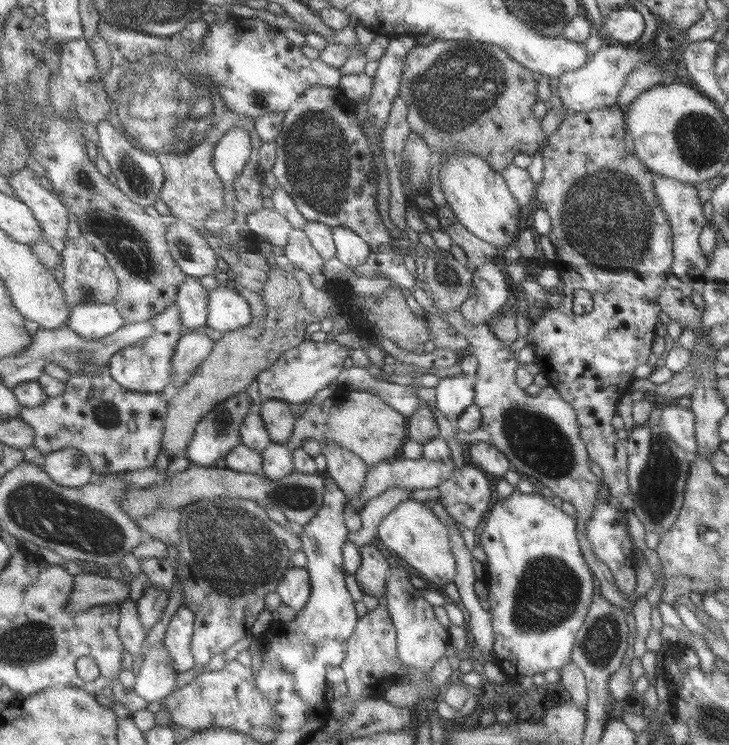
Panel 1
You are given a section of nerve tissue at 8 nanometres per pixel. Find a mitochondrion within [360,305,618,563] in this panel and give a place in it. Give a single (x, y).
(535, 438)

